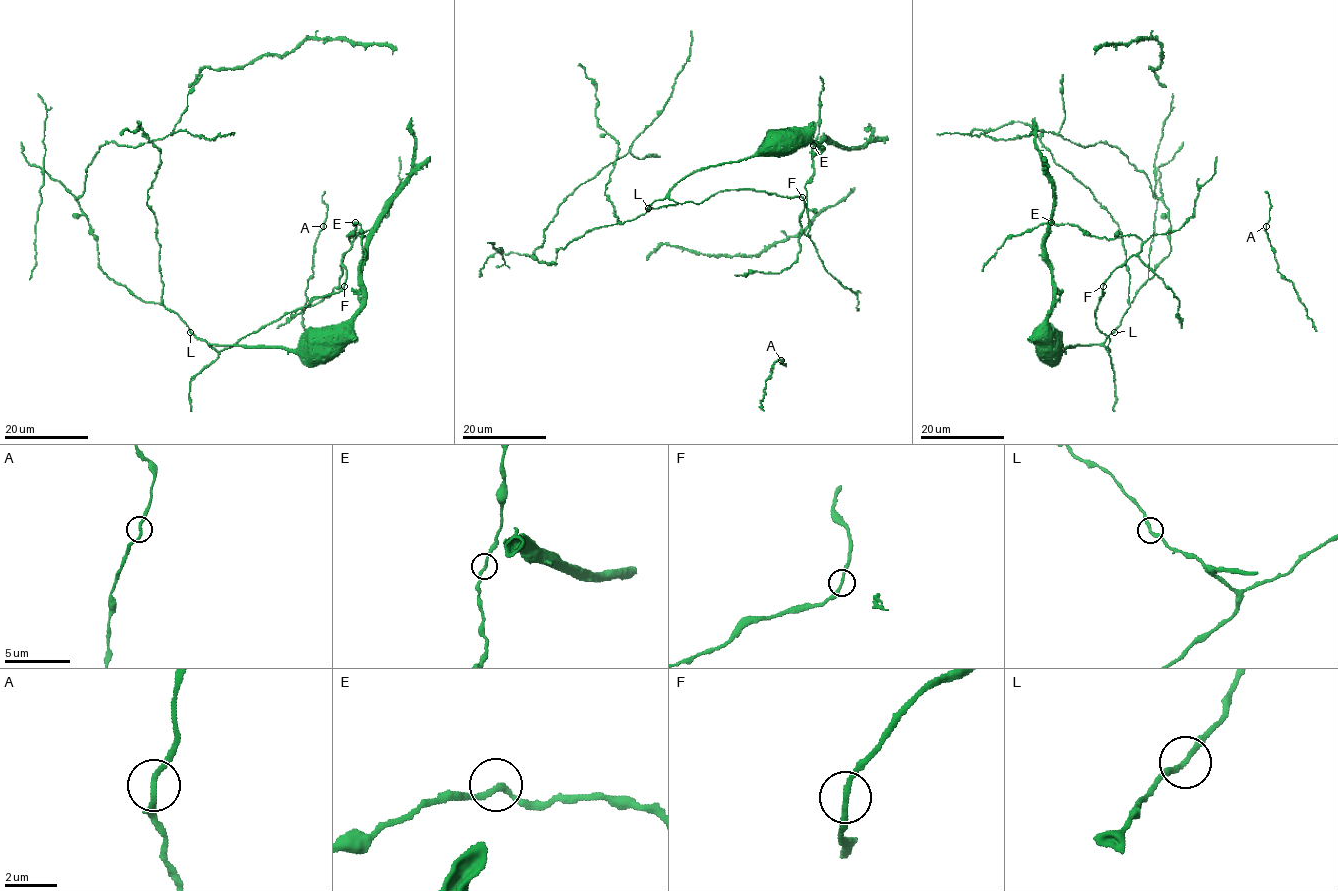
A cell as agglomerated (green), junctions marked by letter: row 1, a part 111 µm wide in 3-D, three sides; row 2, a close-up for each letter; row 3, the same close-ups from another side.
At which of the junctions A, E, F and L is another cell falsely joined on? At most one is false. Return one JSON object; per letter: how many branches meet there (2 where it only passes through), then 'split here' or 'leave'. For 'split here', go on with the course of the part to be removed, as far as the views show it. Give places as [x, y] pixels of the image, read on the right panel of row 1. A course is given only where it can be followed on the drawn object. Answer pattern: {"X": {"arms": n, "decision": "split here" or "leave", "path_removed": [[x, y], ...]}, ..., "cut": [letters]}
{"A": {"arms": 2, "decision": "leave"}, "E": {"arms": 2, "decision": "leave"}, "F": {"arms": 2, "decision": "leave"}, "L": {"arms": 2, "decision": "leave"}, "cut": []}

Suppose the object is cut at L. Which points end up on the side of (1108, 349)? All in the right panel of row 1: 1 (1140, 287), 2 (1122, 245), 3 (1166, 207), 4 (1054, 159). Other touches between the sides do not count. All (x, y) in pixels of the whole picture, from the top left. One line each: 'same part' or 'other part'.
1: other part
2: other part
3: other part
4: other part

